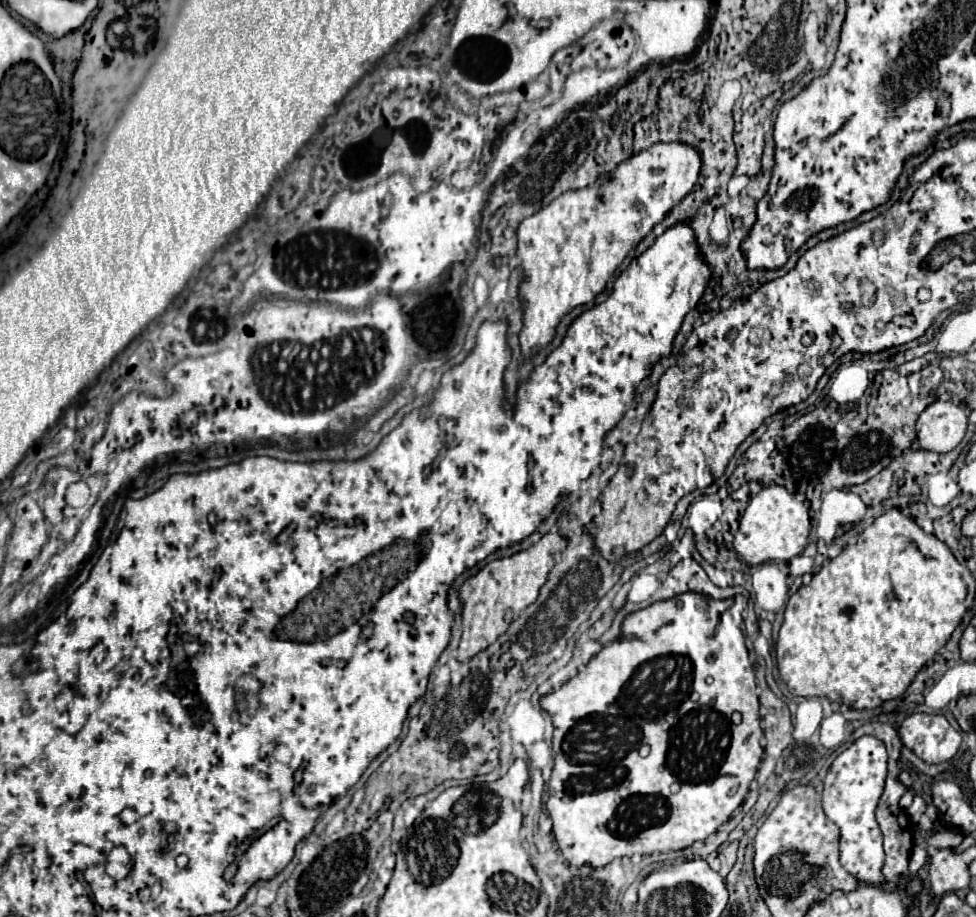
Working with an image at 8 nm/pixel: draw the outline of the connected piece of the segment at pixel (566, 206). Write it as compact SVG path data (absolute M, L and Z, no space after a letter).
M658 142L628 160L620 162L612 174L598 178L594 184L568 190L554 198L546 208L532 214L518 226L518 258L524 268L524 282L520 284L520 298L524 300L524 328L520 332L522 354L528 358L532 350L546 346L554 334L560 318L572 308L592 302L606 286L614 270L638 246L638 242L678 204L696 184L700 176L700 152L684 142Z

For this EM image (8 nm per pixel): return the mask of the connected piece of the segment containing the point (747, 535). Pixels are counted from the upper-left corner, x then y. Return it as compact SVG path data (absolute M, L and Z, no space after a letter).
M784 486L762 488L750 498L746 512L740 518L740 528L734 538L734 550L748 566L758 566L766 560L790 560L808 545L811 530L810 503L802 492L790 493Z

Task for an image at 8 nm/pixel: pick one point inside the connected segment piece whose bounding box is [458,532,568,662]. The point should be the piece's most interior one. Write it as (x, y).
(509, 584)

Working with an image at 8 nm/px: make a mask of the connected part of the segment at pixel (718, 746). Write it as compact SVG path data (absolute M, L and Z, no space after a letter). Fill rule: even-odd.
M684 592L670 600L654 602L648 608L636 610L628 614L622 622L620 636L604 646L588 664L584 670L580 670L572 680L568 680L560 690L546 694L540 698L542 710L546 710L552 716L554 722L554 752L556 762L554 770L548 782L548 814L554 822L554 836L558 842L560 852L572 866L584 866L590 864L594 868L606 866L614 858L622 856L634 856L634 854L652 854L652 852L670 852L670 850L682 850L692 846L698 840L708 838L718 826L722 826L732 812L742 804L750 782L756 776L758 764L762 760L762 728L760 728L760 714L758 714L758 696L756 696L756 678L754 668L748 658L748 648L744 644L742 634L742 610L746 608L746 598L742 594L728 598L728 600L714 600L706 598L704 594L696 592ZM718 618L716 632L714 632L714 620ZM706 678L712 678L712 684L706 682ZM732 712L742 712L742 722L732 724L730 716ZM638 744L648 744L652 750L646 758L640 758Z

